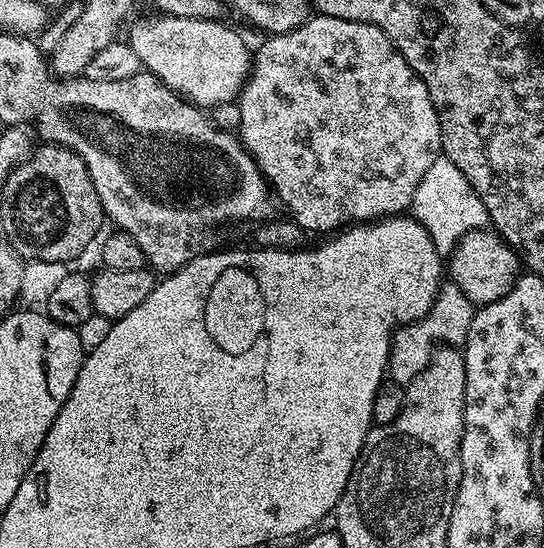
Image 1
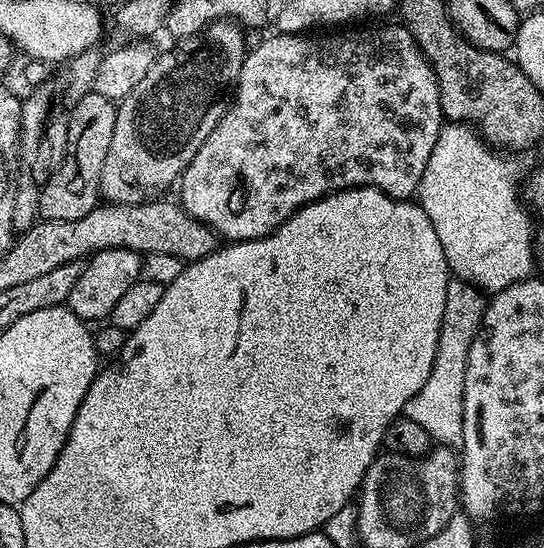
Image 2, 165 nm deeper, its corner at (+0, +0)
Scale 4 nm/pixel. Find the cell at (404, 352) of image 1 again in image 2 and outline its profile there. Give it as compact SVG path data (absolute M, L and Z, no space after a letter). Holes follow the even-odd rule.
M449 279L446 286L446 310L442 318L442 330L438 340L438 354L434 358L434 366L430 370L430 378L426 378L426 386L406 402L403 415L414 418L422 430L432 435L433 441L442 446L460 446L464 443L464 391L466 390L466 362L470 358L470 346L474 346L474 338L482 326L484 311L488 308L485 293L465 280Z

